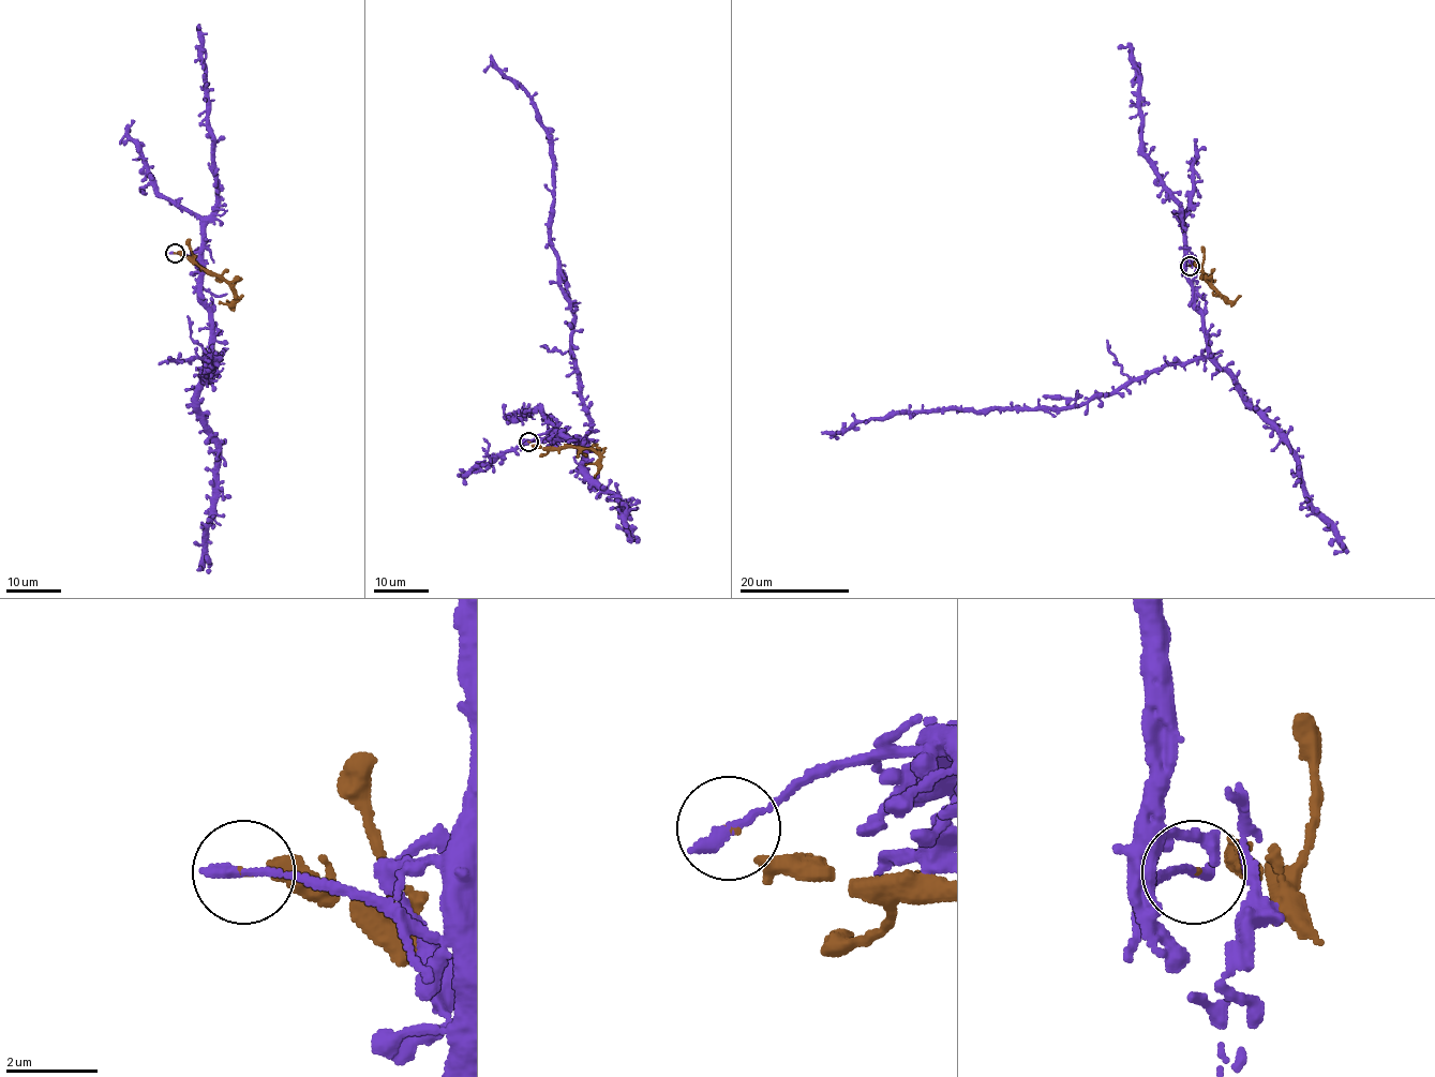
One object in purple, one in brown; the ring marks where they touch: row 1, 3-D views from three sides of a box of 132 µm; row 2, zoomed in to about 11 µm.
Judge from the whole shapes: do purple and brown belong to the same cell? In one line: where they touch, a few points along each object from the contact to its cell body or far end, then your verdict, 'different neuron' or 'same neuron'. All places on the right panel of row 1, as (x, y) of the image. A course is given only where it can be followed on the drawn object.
(1190, 266) | purple via (1189, 265), (1208, 355), (1152, 369), (1078, 405), (906, 412), (861, 420), (833, 434), (837, 439) | brown via (1189, 265), (1198, 265), (1208, 283), (1230, 301), (1241, 296) | different neuron

